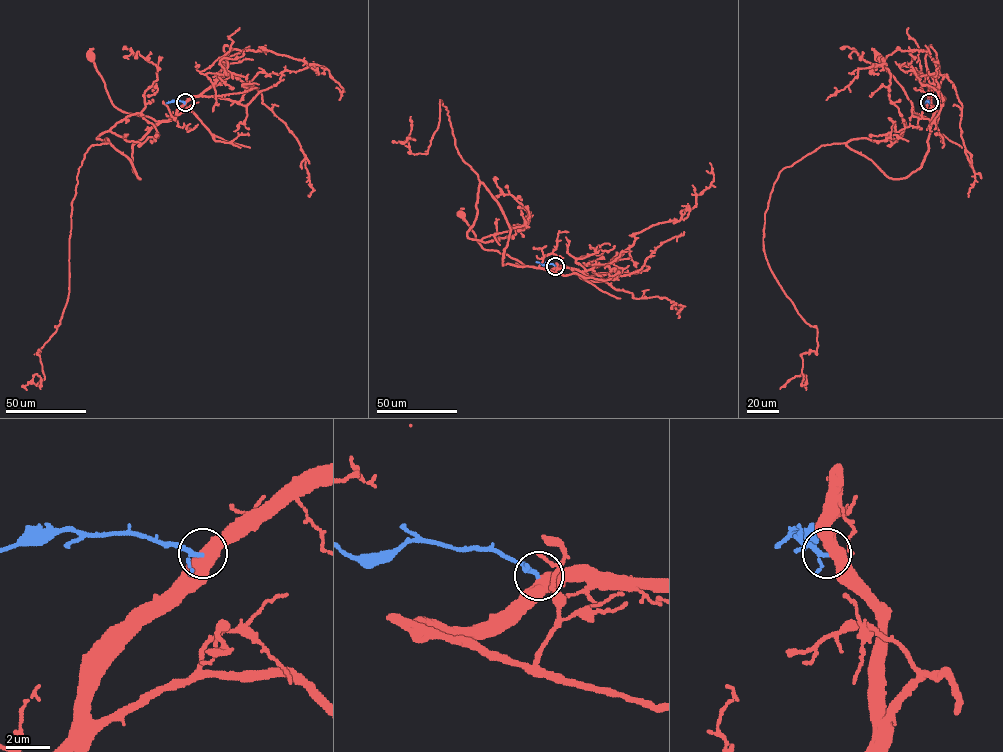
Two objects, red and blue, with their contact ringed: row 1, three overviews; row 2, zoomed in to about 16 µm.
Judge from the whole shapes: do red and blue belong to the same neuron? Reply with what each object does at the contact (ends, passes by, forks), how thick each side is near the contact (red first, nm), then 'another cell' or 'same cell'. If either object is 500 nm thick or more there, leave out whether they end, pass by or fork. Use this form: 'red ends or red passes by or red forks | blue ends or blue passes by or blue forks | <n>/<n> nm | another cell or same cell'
550/140 nm | same cell

